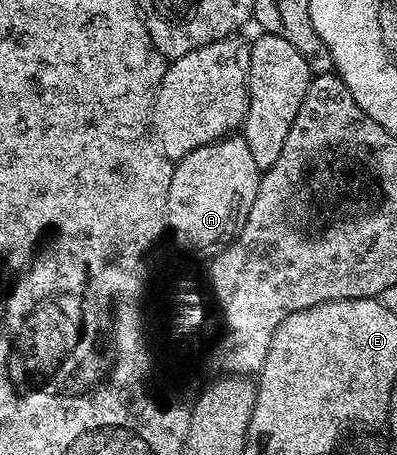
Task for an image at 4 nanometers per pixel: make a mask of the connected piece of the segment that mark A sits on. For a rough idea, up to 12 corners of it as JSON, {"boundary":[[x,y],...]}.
{"boundary":[[244,135],[178,160],[167,225],[216,250],[241,232],[262,172]]}

